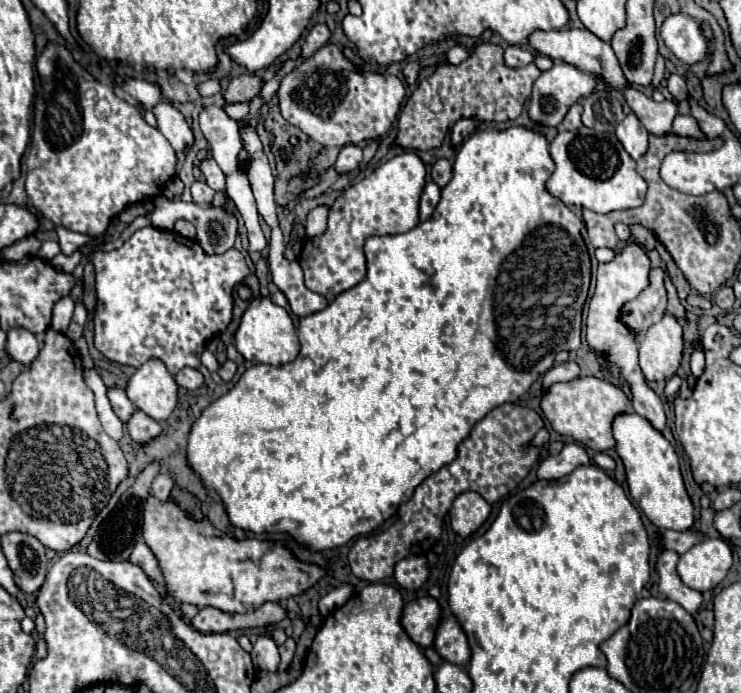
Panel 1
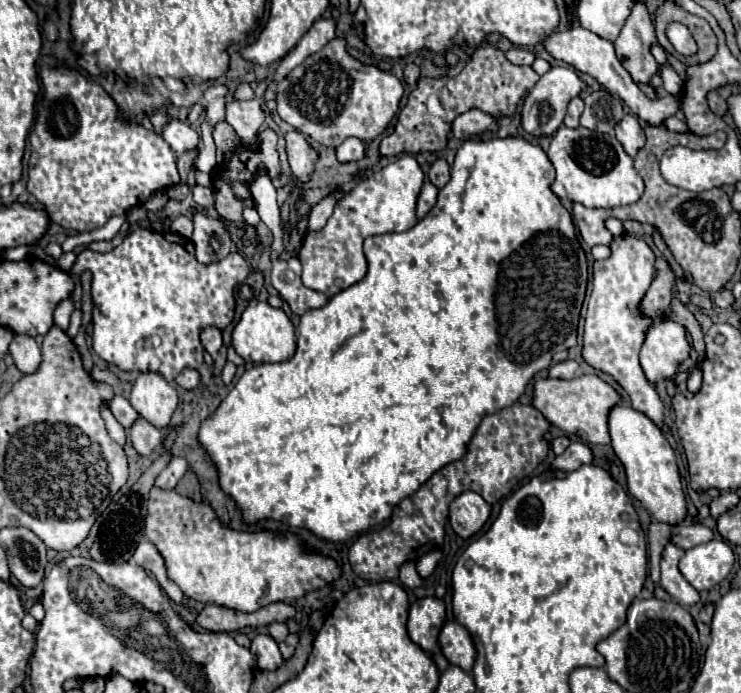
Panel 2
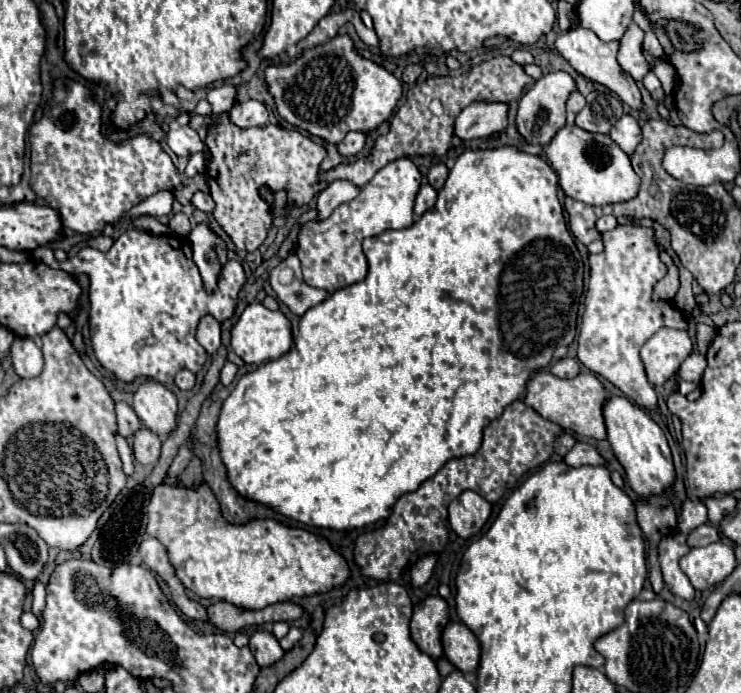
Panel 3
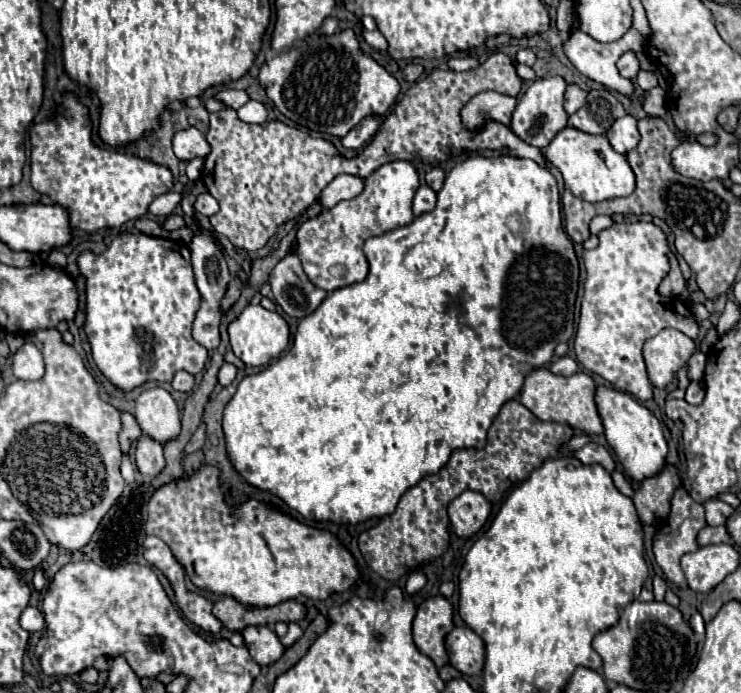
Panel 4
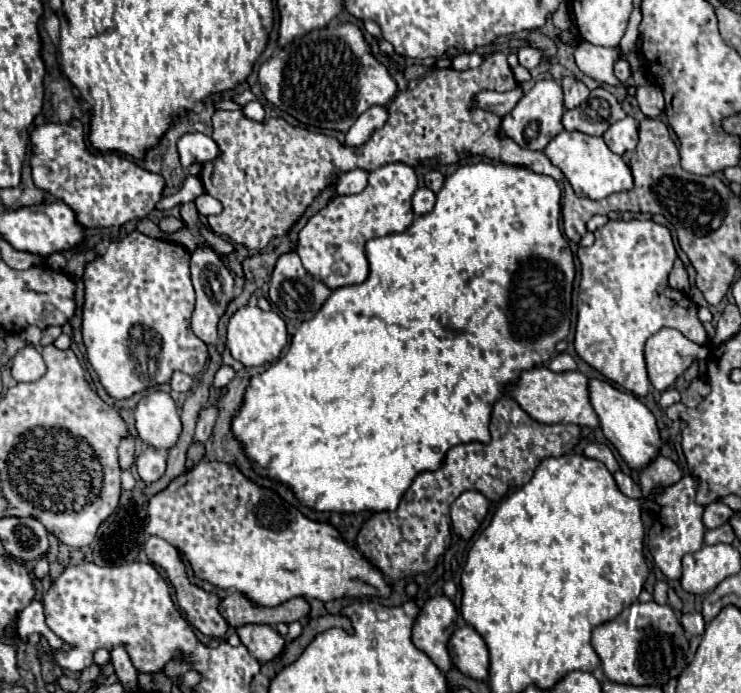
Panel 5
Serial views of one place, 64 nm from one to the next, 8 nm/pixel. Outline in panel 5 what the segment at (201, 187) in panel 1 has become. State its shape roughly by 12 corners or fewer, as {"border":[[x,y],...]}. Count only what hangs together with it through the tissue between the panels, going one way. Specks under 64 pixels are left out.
{"border":[[200,194],[194,202],[202,216],[220,214],[222,204],[210,194]]}

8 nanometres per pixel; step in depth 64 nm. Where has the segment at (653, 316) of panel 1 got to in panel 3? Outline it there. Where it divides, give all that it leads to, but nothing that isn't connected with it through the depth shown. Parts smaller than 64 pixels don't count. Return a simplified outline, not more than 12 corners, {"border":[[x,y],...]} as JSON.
{"border":[[666,252],[660,260],[668,272],[656,282],[652,300],[672,302],[680,288],[678,268]]}

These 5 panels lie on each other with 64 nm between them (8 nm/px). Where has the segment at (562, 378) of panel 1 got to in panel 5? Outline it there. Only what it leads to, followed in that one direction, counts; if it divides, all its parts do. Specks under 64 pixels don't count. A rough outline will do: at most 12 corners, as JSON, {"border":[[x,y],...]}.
{"border":[[570,354],[554,356],[548,368],[552,372],[572,372],[576,362]]}

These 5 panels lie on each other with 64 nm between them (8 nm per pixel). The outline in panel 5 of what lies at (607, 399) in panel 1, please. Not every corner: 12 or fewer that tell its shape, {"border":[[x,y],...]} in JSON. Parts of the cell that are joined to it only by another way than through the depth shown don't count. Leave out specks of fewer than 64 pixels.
{"border":[[546,366],[508,394],[538,422],[598,428],[588,376]]}

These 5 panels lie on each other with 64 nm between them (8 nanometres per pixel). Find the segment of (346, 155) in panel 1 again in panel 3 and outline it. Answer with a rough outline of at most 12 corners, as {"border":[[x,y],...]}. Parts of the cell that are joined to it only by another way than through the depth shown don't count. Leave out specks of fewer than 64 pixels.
{"border":[[362,132],[350,134],[338,144],[344,158],[362,152],[366,136]]}

